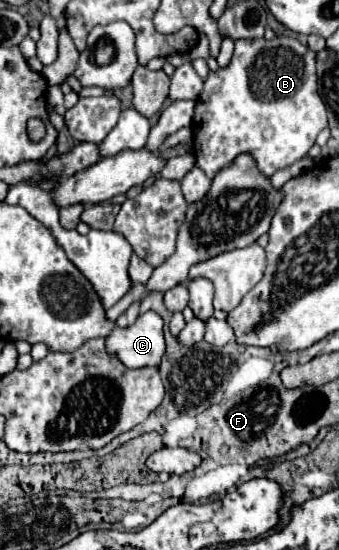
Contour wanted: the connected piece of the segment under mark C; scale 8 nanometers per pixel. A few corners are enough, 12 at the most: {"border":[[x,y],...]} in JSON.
{"border":[[147,311],[115,327],[107,351],[129,369],[157,367],[165,355],[161,315]]}

